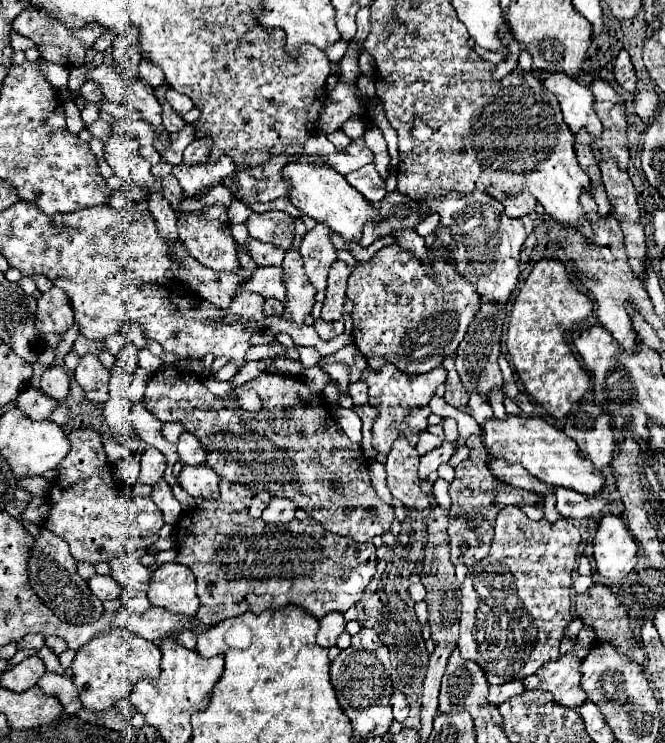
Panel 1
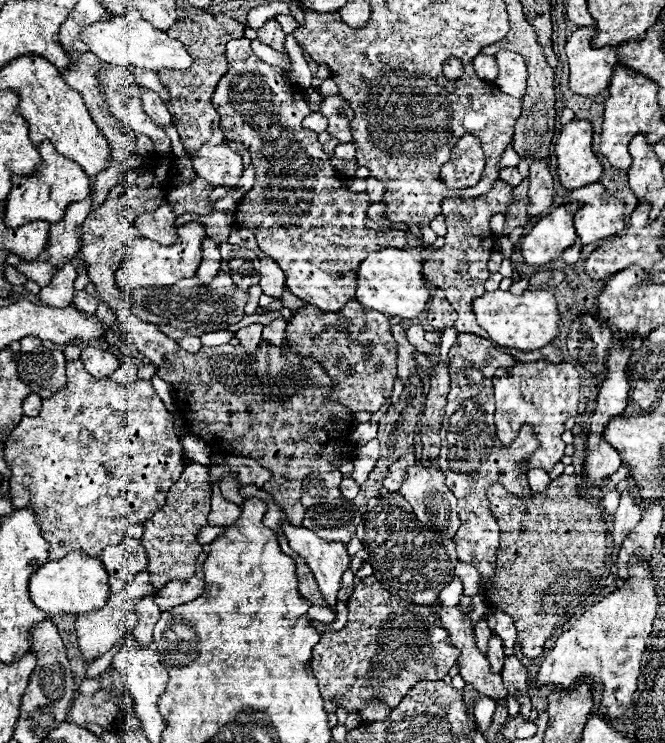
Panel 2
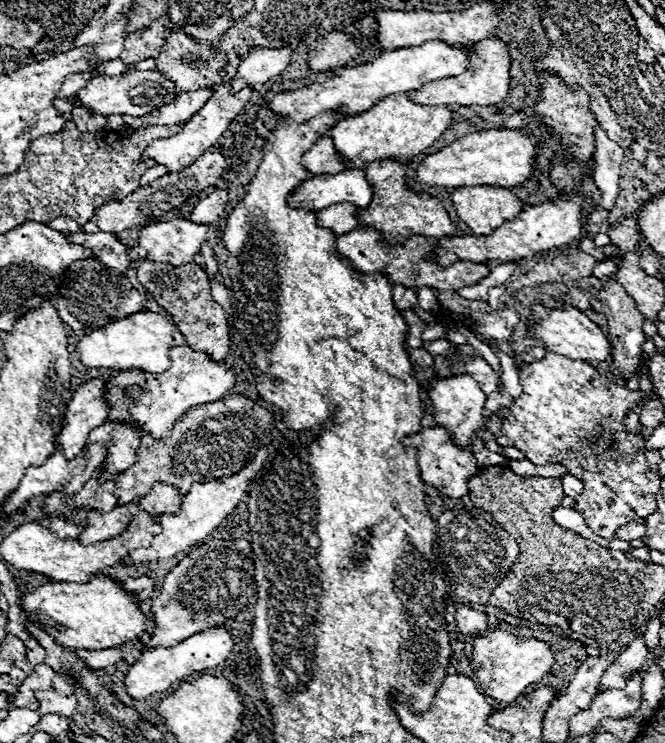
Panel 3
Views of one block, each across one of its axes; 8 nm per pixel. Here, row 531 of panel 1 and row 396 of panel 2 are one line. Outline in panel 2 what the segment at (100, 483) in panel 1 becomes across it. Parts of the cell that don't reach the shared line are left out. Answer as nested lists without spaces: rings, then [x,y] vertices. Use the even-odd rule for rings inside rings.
[[[68,360],[66,362],[66,376],[68,382],[64,388],[56,390],[50,398],[42,400],[42,410],[38,416],[28,418],[24,416],[20,424],[10,432],[8,440],[4,442],[4,460],[8,468],[12,470],[10,476],[10,492],[12,492],[12,502],[14,508],[24,508],[32,500],[36,516],[38,516],[38,526],[42,530],[42,536],[48,540],[50,550],[48,550],[48,560],[58,560],[64,558],[70,552],[84,552],[86,556],[98,558],[102,550],[110,544],[120,544],[120,540],[126,536],[140,539],[144,528],[142,522],[148,520],[166,500],[168,488],[180,478],[184,472],[184,456],[182,456],[182,446],[174,428],[174,416],[164,408],[160,396],[154,392],[150,380],[136,380],[132,384],[116,384],[110,378],[94,378],[92,374],[86,372],[84,364],[80,360]]]

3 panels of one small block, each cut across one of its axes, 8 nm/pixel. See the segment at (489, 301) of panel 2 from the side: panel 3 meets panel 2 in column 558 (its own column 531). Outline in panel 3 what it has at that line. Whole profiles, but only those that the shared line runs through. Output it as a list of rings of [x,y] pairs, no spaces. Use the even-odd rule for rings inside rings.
[[[542,304],[534,306],[534,314],[530,320],[536,322],[534,336],[546,344],[550,352],[568,356],[572,360],[586,360],[586,362],[606,362],[612,358],[614,346],[612,340],[602,332],[598,324],[594,324],[586,314],[576,308],[544,308]]]

